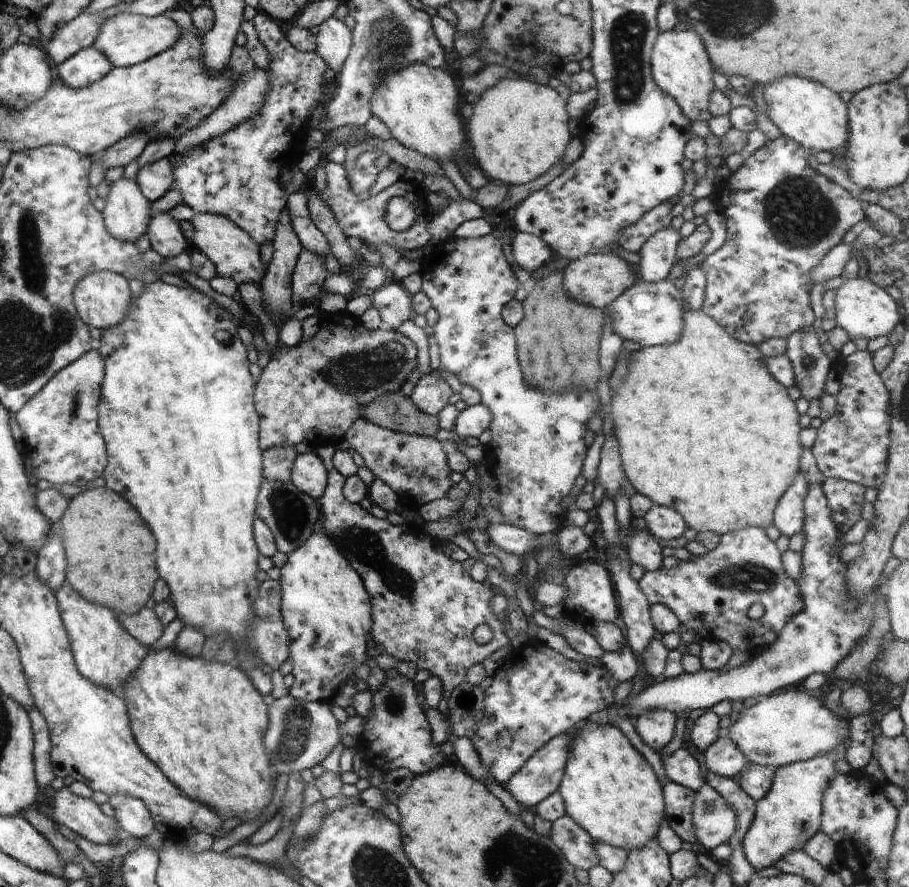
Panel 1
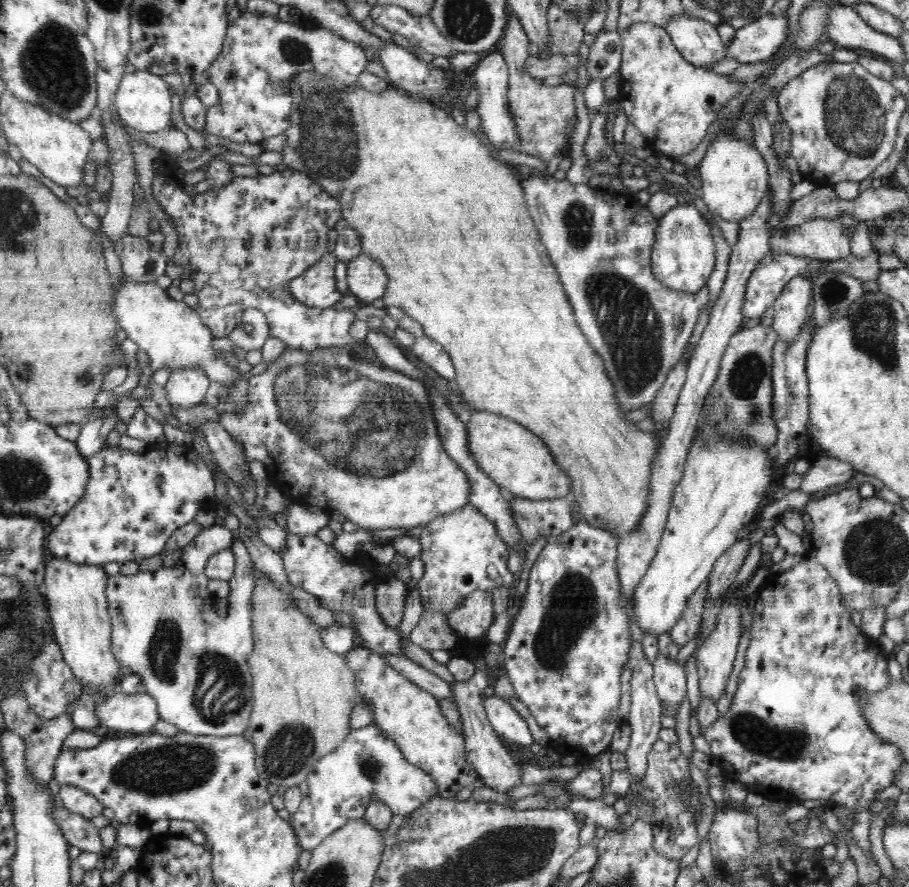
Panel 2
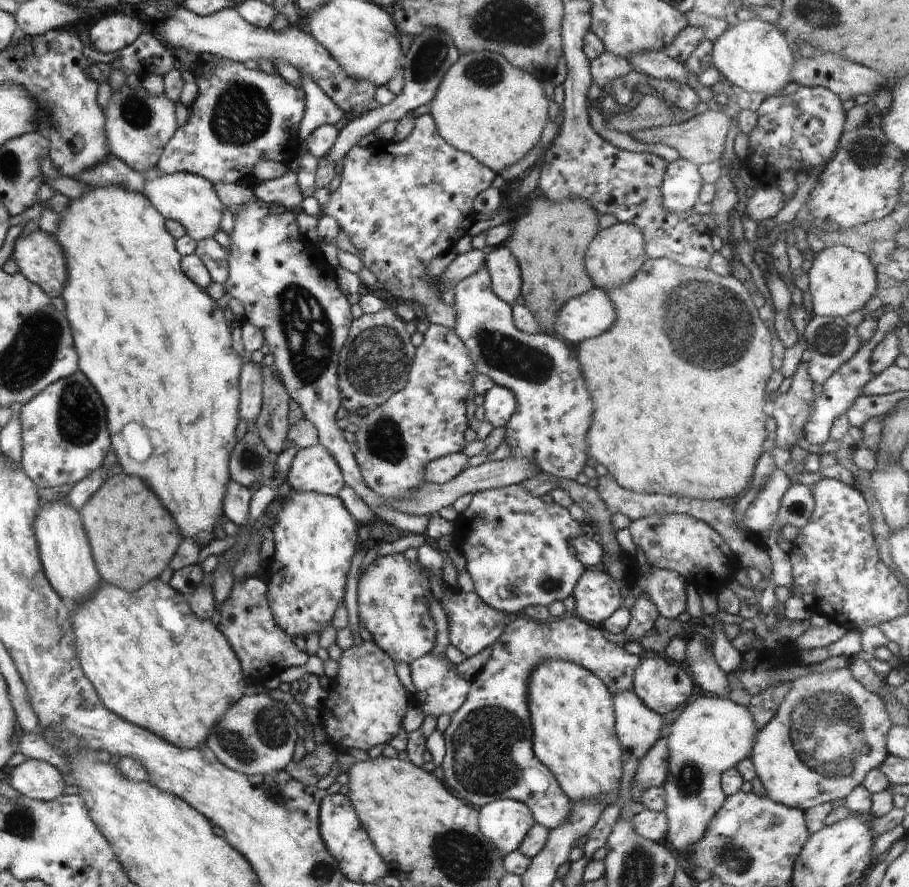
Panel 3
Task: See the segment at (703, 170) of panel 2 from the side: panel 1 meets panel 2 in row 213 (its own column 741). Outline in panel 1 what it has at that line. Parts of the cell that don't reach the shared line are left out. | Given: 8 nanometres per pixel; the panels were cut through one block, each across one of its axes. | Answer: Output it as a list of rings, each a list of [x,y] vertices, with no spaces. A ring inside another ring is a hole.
[[[802,690],[777,691],[758,699],[754,706],[746,706],[739,712],[738,720],[725,732],[730,740],[746,756],[747,763],[755,763],[773,769],[838,752],[849,742],[849,724],[833,714],[814,696]]]

